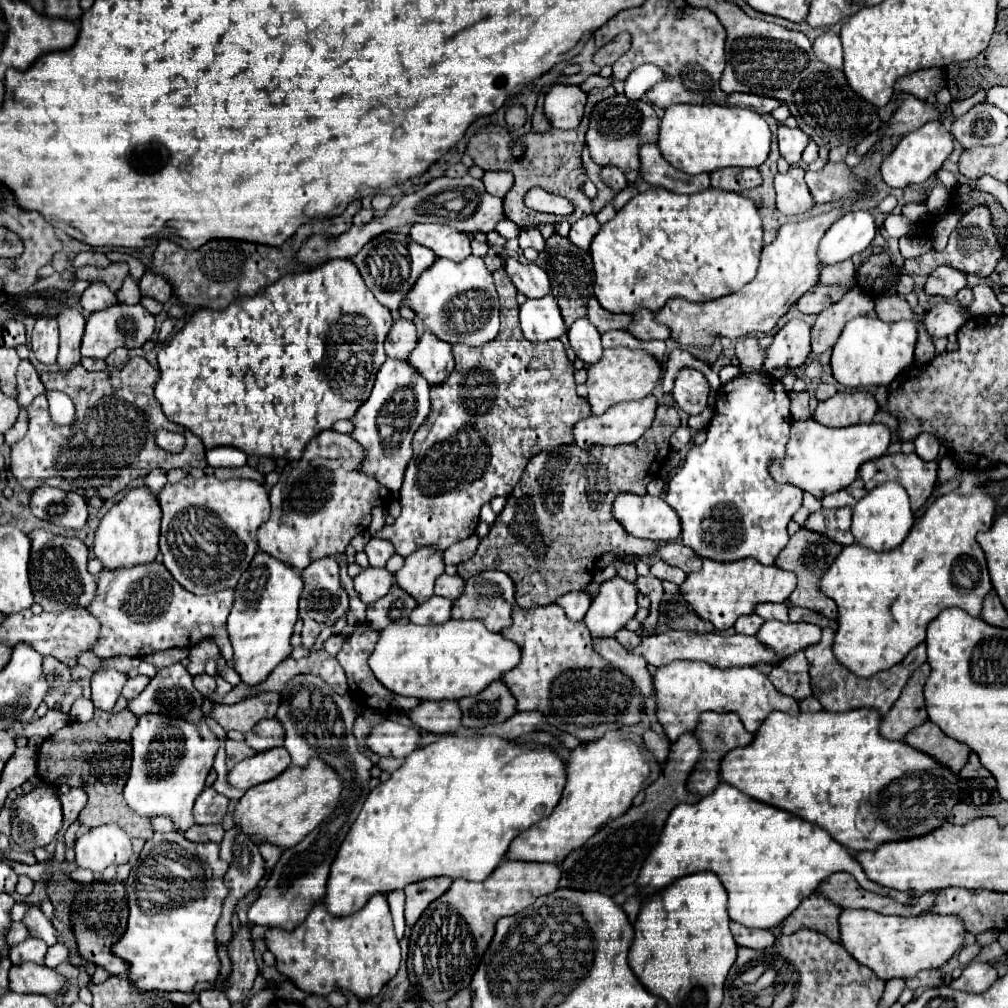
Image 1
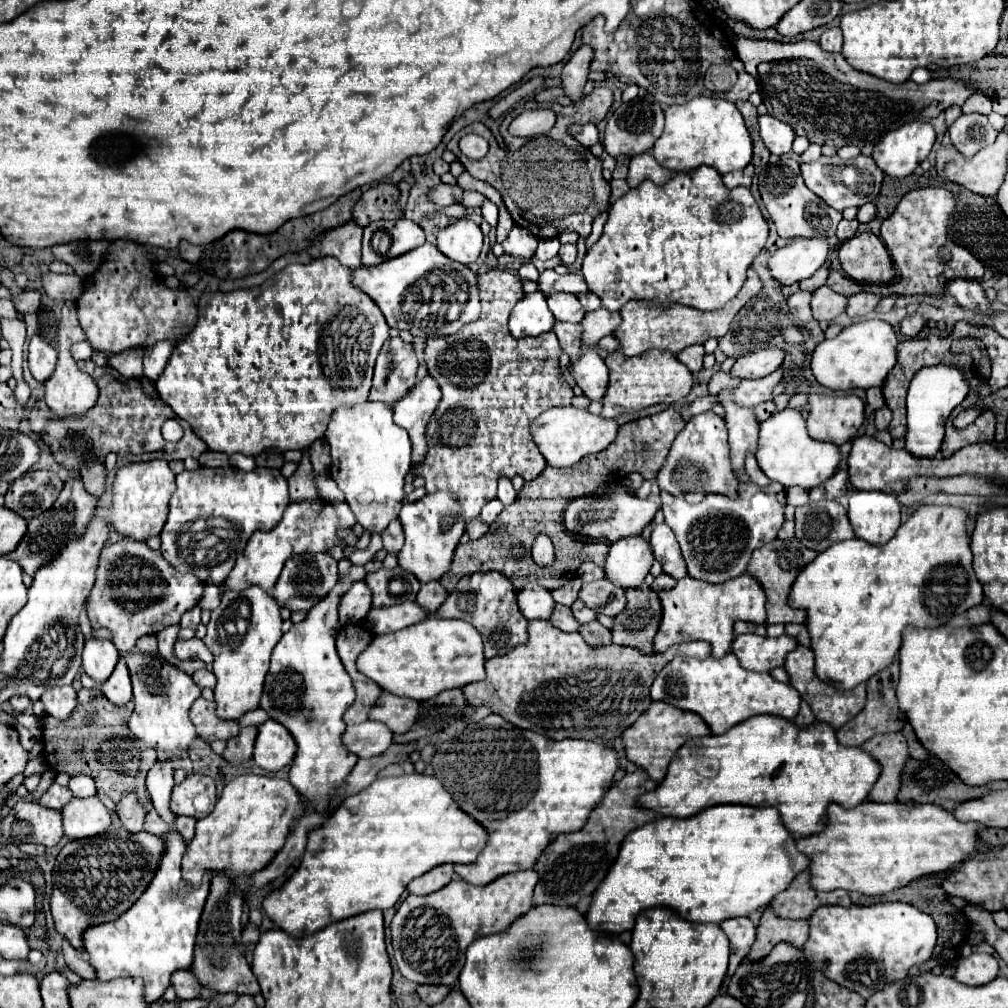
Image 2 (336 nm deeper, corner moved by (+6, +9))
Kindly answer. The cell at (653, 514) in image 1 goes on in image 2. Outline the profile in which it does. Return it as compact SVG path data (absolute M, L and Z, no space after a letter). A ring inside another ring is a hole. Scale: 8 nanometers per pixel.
M617 489L607 497L581 497L571 501L563 513L563 525L567 531L575 535L589 537L593 541L615 543L623 537L641 533L643 527L649 525L651 519L655 517L655 511L657 511L657 505L653 501L639 499L635 495L629 495L625 489Z

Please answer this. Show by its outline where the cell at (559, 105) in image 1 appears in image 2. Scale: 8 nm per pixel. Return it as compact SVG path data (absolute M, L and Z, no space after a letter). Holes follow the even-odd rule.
M581 45L565 63L561 79L563 79L563 89L571 97L571 101L579 101L583 97L583 85L587 81L591 61L593 61L593 47Z

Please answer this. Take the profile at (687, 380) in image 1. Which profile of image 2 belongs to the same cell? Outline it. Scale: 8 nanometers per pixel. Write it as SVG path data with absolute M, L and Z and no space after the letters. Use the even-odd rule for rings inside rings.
M711 411L695 415L691 421L687 421L685 429L675 437L673 449L669 451L669 457L661 473L657 473L655 481L661 491L667 491L675 497L685 493L719 493L727 497L737 497L739 481L733 473L729 459L725 421L719 415L713 415Z

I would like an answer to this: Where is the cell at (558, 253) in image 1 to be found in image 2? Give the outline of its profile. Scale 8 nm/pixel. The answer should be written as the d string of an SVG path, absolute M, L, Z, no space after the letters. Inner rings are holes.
M555 323L553 331L557 333L559 337L559 343L561 343L561 349L567 353L567 355L577 355L581 353L581 325L573 325L573 323Z

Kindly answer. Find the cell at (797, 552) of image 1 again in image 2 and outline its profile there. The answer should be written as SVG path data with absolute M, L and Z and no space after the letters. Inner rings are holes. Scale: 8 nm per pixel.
M775 539L759 549L753 551L751 561L747 565L747 575L755 577L757 583L763 587L765 595L767 595L767 625L775 625L775 623L805 623L805 611L795 611L787 605L787 597L791 591L791 585L795 581L795 577L799 575L799 571L811 563L817 557L815 551L807 549L805 545L801 545L797 539L789 539L789 541L781 541Z

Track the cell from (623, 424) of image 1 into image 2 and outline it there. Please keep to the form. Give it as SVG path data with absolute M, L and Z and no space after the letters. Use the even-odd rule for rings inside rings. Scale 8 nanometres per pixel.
M573 405L569 407L553 407L545 413L541 413L533 423L531 423L531 433L533 441L537 443L541 455L545 457L547 465L551 467L571 467L579 459L591 453L599 453L605 449L617 435L617 421L607 421L599 415L591 415L589 411L575 409Z

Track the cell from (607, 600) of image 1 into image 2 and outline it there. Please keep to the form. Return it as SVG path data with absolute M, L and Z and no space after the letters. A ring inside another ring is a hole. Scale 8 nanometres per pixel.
M643 535L625 537L609 547L605 575L621 587L639 587L653 561L651 545Z

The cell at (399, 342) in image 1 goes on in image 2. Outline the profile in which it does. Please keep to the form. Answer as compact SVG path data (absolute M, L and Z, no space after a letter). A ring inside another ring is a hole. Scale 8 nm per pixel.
M399 337L389 339L377 357L373 387L369 393L371 401L381 401L393 407L409 389L413 389L417 375L417 357L413 345L403 343Z

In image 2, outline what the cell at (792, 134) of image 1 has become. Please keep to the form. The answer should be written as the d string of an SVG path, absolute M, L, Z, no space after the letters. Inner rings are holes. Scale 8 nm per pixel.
M759 115L759 129L761 129L763 143L773 155L783 155L791 151L795 131L789 125L781 123L771 115Z

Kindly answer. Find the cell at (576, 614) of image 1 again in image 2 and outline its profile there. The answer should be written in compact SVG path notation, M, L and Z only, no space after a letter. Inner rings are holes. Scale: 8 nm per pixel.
M527 583L523 589L517 591L517 605L521 609L521 615L533 621L533 619L549 619L555 601L551 593L541 585Z

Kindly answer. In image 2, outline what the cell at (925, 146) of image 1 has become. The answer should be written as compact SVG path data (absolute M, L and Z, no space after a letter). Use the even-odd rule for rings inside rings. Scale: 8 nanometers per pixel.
M913 121L895 131L889 131L875 147L873 159L877 167L889 177L907 177L917 165L927 159L935 143L935 129L931 123Z

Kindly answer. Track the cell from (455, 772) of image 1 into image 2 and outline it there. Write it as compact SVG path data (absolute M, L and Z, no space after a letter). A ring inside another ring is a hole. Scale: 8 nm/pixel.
M421 773L383 777L361 793L347 797L323 825L309 831L307 851L299 869L279 889L263 899L263 909L275 927L295 937L307 937L317 933L321 927L363 911L385 911L395 907L409 881L443 863L473 863L485 847L485 841L487 831L467 813L461 813L437 777Z

